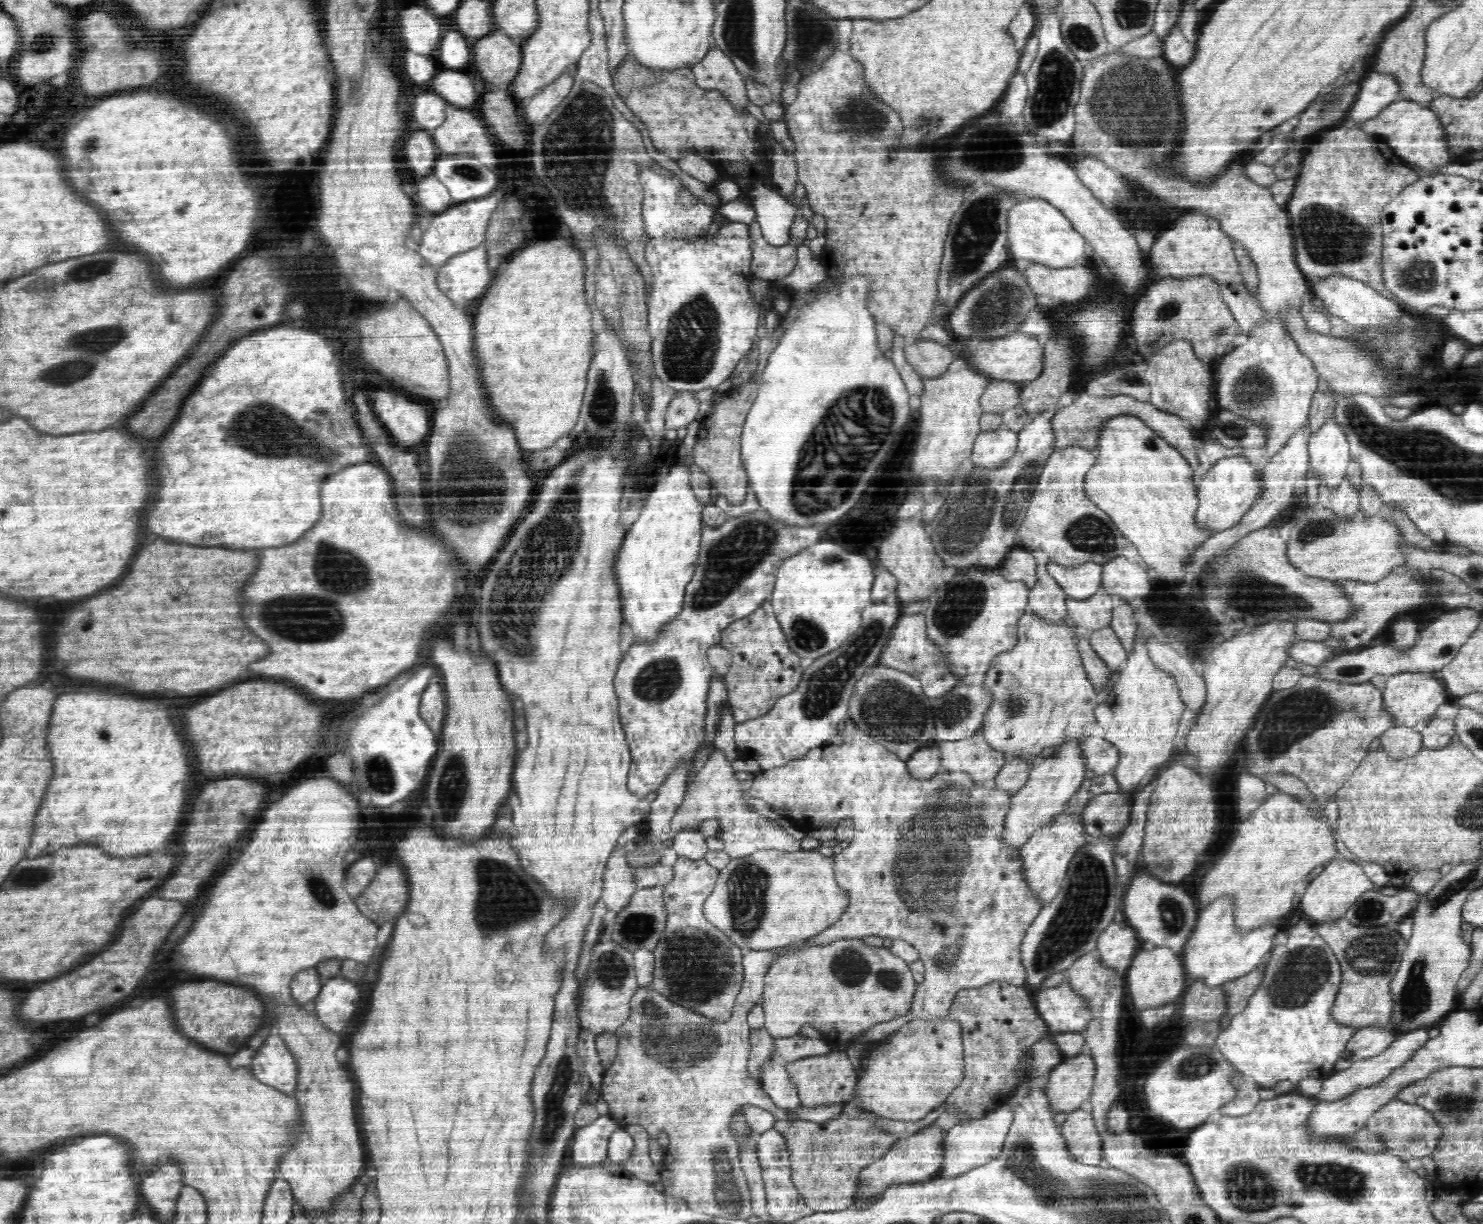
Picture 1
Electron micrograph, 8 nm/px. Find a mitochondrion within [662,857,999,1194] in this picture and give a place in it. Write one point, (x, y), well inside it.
(749, 886)

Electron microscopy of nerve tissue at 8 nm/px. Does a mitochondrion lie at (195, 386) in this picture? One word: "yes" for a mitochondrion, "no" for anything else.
no

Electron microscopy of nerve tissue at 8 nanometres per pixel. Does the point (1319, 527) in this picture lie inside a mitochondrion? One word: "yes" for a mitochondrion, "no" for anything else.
yes

